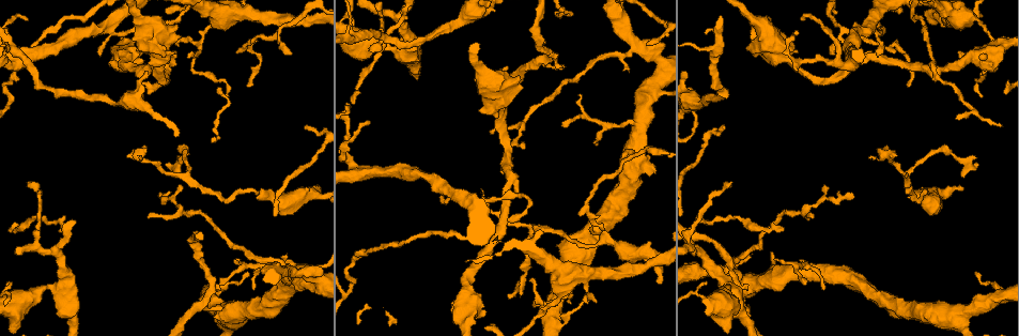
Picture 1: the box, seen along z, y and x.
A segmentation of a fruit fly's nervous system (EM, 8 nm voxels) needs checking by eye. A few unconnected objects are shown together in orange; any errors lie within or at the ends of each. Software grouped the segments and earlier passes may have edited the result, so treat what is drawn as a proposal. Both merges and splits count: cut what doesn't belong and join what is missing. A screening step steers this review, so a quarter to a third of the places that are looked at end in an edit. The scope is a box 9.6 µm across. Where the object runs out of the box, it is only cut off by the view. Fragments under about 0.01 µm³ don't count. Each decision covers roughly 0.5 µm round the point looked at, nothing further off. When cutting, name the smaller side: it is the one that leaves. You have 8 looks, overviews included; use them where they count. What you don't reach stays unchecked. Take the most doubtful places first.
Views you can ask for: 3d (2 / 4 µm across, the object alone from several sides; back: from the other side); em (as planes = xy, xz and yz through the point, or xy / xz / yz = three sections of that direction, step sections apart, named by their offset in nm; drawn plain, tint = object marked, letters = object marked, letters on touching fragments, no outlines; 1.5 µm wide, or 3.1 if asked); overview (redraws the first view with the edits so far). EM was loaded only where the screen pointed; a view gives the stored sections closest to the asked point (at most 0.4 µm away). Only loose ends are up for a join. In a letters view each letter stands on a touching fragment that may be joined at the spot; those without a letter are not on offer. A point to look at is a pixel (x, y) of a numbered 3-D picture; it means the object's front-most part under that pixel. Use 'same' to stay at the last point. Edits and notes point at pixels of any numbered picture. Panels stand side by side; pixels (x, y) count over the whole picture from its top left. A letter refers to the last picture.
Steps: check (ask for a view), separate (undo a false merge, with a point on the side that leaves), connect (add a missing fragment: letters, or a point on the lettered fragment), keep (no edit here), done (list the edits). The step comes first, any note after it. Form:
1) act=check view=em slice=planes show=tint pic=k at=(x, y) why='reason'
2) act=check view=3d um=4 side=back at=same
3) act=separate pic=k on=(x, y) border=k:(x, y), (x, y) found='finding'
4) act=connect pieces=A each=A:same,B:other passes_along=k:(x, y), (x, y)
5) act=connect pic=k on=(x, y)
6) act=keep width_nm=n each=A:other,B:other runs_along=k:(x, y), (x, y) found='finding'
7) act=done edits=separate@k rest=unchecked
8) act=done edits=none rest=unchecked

act=check view=3d um=2 pic=1 at=(655, 172) why='branch stops here'

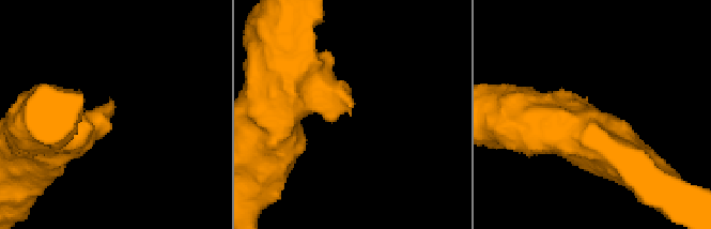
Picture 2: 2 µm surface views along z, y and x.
act=check view=em slice=xy step=4 show=letters pic=2 at=(351, 101) why='now the EM'

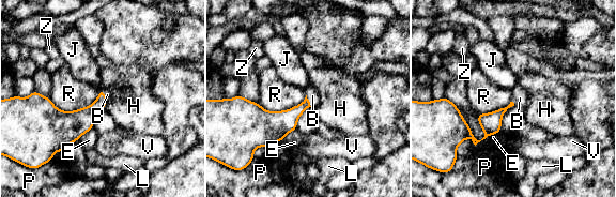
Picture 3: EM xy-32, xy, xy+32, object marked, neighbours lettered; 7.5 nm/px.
act=connect pic=3 on=(312, 95) each=B:same,E:other,H:other,J:other,L:other,P:other,R:other,V:other,Z:other passes_along=3:(282, 122), (308, 101), (312, 95) found='the neuron continues'

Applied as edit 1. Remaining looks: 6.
act=check view=overview

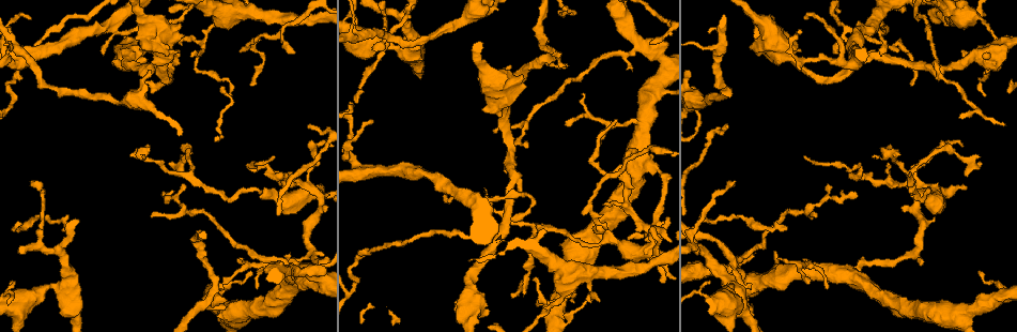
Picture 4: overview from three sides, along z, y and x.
act=check view=em slice=planes show=tint pic=4 at=(273, 156) why='long arm stops here'

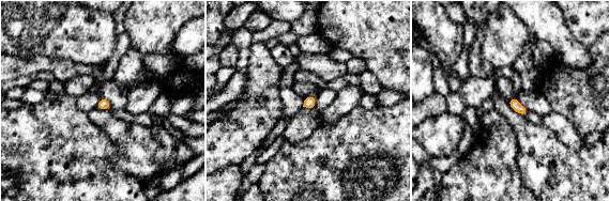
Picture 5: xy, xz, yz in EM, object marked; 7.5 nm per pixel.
act=check view=em slice=planes show=letters at=same why='what lies round it'

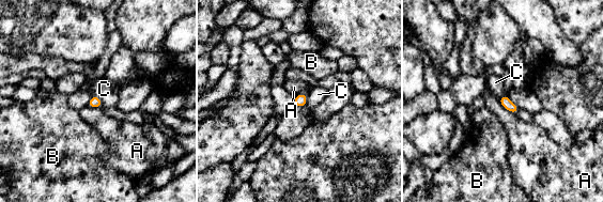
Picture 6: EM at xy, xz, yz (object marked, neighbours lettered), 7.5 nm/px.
act=keep each=A:other,B:other,C:other border=6:(92, 95), (96, 95), (103, 106) found='no lettered fragment goes on from it'

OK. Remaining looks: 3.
act=check view=3d um=4 pic=4 at=(294, 51) why='branch stops here'

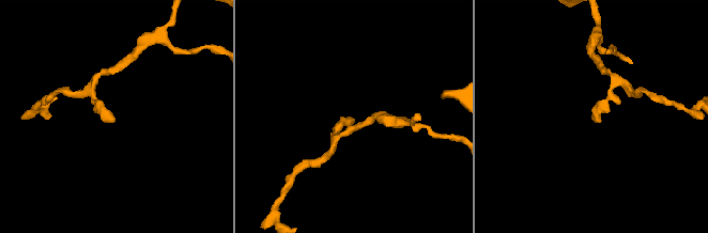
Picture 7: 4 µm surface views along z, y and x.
act=check view=em slice=xz step=8 show=letters pic=7 at=(115, 121)

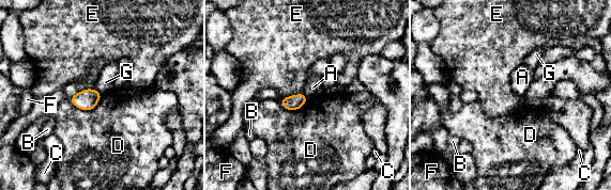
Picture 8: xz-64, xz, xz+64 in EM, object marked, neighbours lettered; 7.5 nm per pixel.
act=keep each=A:other,B:other,C:other,D:other,E:other,F:other,G:other border=8:(303, 92), (308, 98) found='none of them fits'

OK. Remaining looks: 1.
act=done edits=connect@3 rest=unchecked

